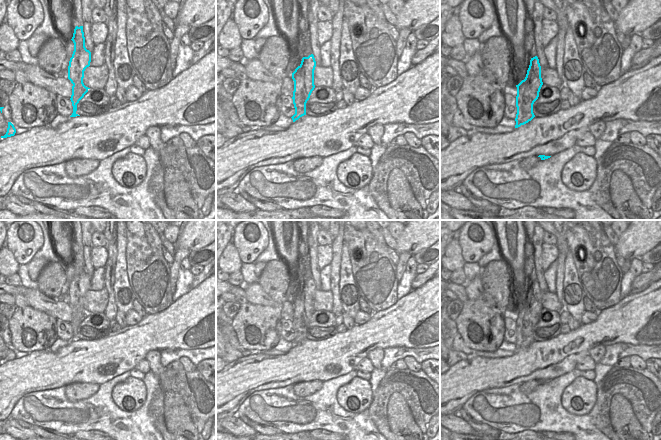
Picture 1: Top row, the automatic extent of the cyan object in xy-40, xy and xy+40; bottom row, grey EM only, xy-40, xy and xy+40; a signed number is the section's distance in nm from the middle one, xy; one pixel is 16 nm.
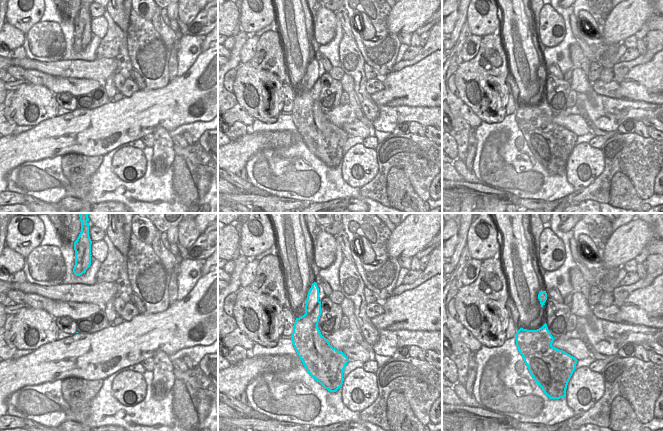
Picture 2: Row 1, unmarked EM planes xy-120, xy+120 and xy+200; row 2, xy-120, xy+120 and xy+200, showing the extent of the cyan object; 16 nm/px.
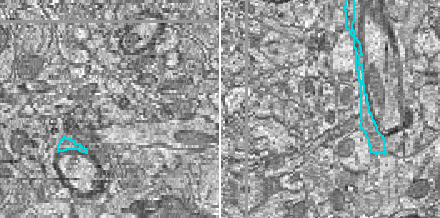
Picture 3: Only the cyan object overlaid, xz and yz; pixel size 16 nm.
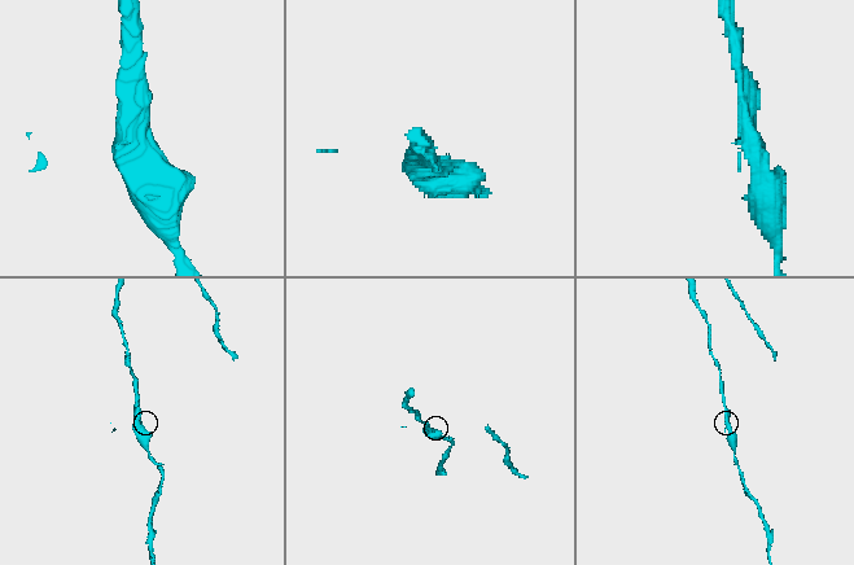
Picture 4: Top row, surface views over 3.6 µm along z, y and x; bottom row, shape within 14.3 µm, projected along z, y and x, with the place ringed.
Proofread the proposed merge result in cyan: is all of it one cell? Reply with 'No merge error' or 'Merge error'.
Merge error

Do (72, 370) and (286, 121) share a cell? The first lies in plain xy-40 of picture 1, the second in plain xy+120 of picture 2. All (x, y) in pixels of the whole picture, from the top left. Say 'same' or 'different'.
different

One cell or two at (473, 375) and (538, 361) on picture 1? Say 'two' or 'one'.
one

